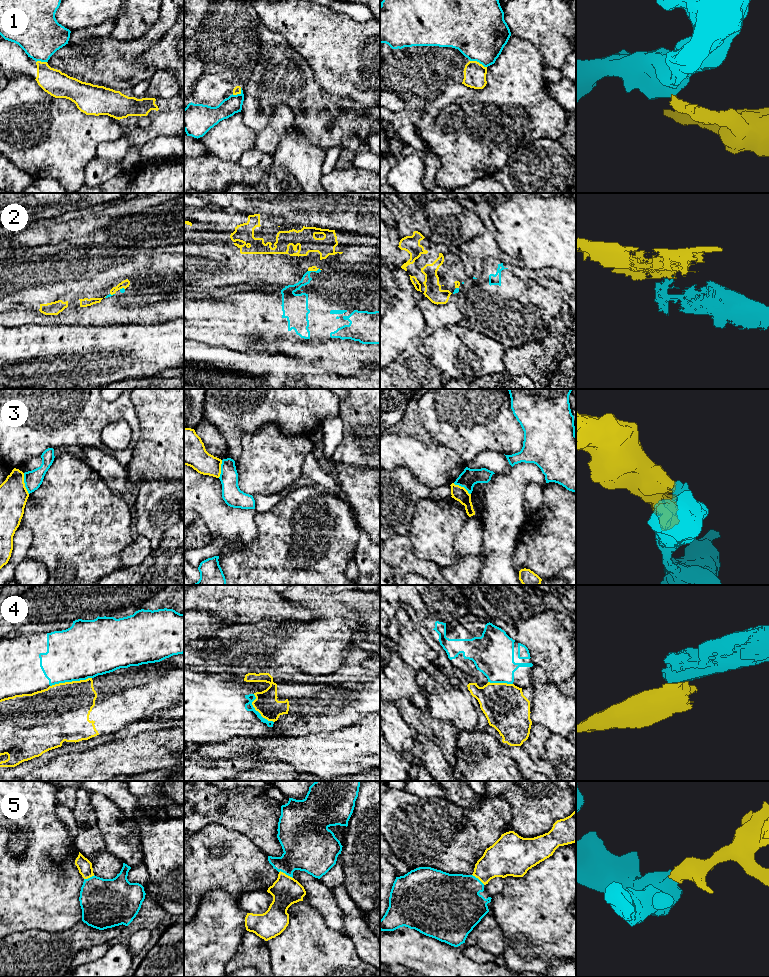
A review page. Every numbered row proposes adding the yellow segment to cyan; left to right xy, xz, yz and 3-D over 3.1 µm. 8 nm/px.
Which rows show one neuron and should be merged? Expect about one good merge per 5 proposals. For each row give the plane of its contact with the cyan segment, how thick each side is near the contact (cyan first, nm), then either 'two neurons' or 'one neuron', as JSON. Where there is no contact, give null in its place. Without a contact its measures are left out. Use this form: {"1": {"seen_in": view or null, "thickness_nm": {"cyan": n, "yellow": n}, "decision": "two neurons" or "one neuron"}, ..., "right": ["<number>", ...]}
{"1": {"seen_in": "yz", "thickness_nm": {"cyan": 460, "yellow": 180}, "decision": "two neurons"}, "2": {"seen_in": "xz", "thickness_nm": {"cyan": 100, "yellow": 50}, "decision": "two neurons"}, "3": {"seen_in": "xy", "thickness_nm": {"cyan": 150, "yellow": 220}, "decision": "two neurons"}, "4": {"seen_in": "xy", "thickness_nm": {"cyan": 440, "yellow": 440}, "decision": "two neurons"}, "5": {"seen_in": "xz", "thickness_nm": {"cyan": 340, "yellow": 220}, "decision": "one neuron"}, "right": ["5"]}

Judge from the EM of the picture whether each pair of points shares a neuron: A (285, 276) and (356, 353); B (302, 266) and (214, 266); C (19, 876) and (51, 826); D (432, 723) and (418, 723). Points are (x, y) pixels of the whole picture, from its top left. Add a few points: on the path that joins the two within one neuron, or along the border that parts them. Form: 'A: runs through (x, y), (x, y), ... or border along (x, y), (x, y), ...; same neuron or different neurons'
A: border along (307, 270), (297, 282), (285, 286); different neurons
B: runs through (280, 266), (236, 266); same neuron
C: runs through (31, 864), (48, 847), (48, 838); same neuron
D: runs through (429, 723), (421, 723); same neuron

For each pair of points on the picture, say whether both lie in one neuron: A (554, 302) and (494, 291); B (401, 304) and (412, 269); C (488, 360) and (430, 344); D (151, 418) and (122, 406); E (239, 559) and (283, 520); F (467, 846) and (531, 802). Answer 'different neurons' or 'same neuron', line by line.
A: same neuron
B: different neurons
C: same neuron
D: different neurons
E: same neuron
F: different neurons

